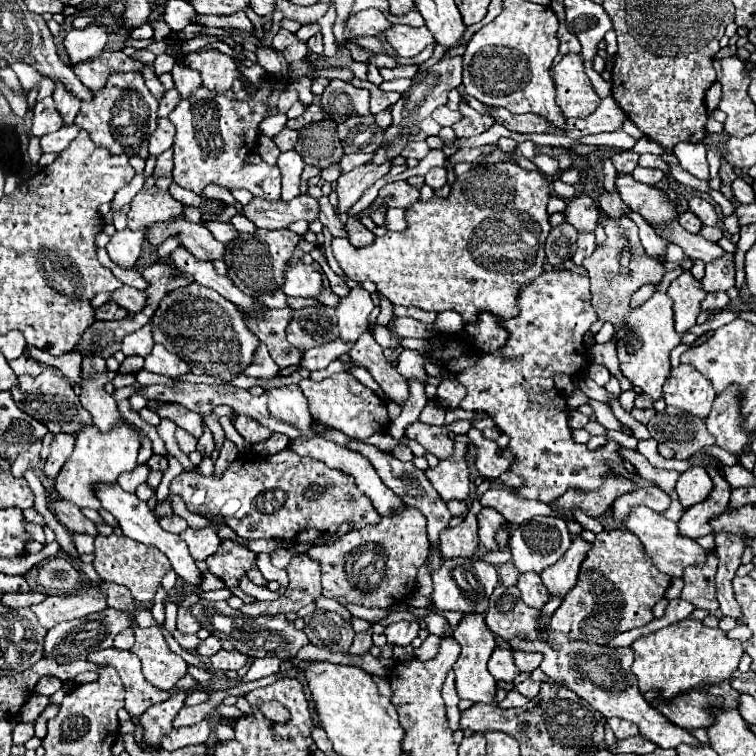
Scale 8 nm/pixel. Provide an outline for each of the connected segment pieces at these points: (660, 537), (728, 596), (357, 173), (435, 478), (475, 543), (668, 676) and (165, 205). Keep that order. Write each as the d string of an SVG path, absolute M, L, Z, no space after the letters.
M641 505L641 507L635 507L629 517L625 519L623 523L631 533L635 533L643 547L645 547L645 553L653 559L653 563L667 575L671 577L683 577L683 571L685 567L691 567L691 565L705 565L705 559L707 559L707 551L695 541L695 539L689 539L689 537L681 537L677 533L677 523L671 523L667 521L661 513L655 513L655 511L649 511L649 507Z
M715 535L715 551L719 555L719 569L715 575L717 583L717 601L721 605L723 615L729 615L733 619L741 617L741 609L733 597L733 587L731 581L735 577L737 567L741 565L741 555L745 551L745 541L741 535Z
M367 163L341 175L337 179L339 213L347 213L359 201L359 197L369 189L369 185L373 185L377 179L387 175L389 169L391 169L391 163L383 163L383 165Z
M457 435L455 439L455 455L451 459L439 461L435 469L427 469L425 475L431 485L437 489L439 497L449 503L453 499L463 501L469 497L469 469L465 459L465 447L469 439L465 435Z
M488 480L477 487L476 498L473 507L469 509L467 517L461 525L453 529L443 529L441 533L441 555L443 559L455 559L455 557L475 557L479 551L479 539L477 539L477 515L481 511L479 499L481 495L490 489L491 483Z
M689 619L689 627L685 623L673 623L647 637L637 639L631 647L635 651L631 669L639 679L641 693L653 689L663 699L675 699L677 695L683 695L697 685L717 685L731 681L745 653L741 641L733 641L725 635L725 631L703 627L701 621L693 619Z
M155 187L149 191L139 191L133 201L131 209L127 213L129 229L131 231L147 231L151 223L169 223L169 219L181 219L183 217L183 203L171 197L169 191L157 191Z

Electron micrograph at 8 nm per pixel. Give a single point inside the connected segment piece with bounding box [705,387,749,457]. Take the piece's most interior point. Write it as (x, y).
(724, 423)

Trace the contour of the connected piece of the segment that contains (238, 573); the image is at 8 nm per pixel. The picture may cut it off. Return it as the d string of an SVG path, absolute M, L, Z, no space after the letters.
M223 539L221 541L221 551L213 553L207 559L207 567L213 575L217 575L227 589L239 587L239 579L247 575L249 567L257 565L257 553L247 549L245 545L233 541L233 539Z

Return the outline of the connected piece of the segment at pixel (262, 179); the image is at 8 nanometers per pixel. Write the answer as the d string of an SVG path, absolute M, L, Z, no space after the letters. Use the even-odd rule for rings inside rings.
M269 77L261 89L255 89L251 83L247 85L249 97L243 101L237 101L231 93L217 95L201 87L189 99L181 99L181 103L171 111L169 121L177 129L173 143L173 181L179 187L191 189L193 193L203 193L207 185L219 185L229 191L247 189L255 197L267 201L281 199L279 167L271 167L267 163L245 163L251 147L257 145L259 123L267 113L267 97L273 89L273 79Z

